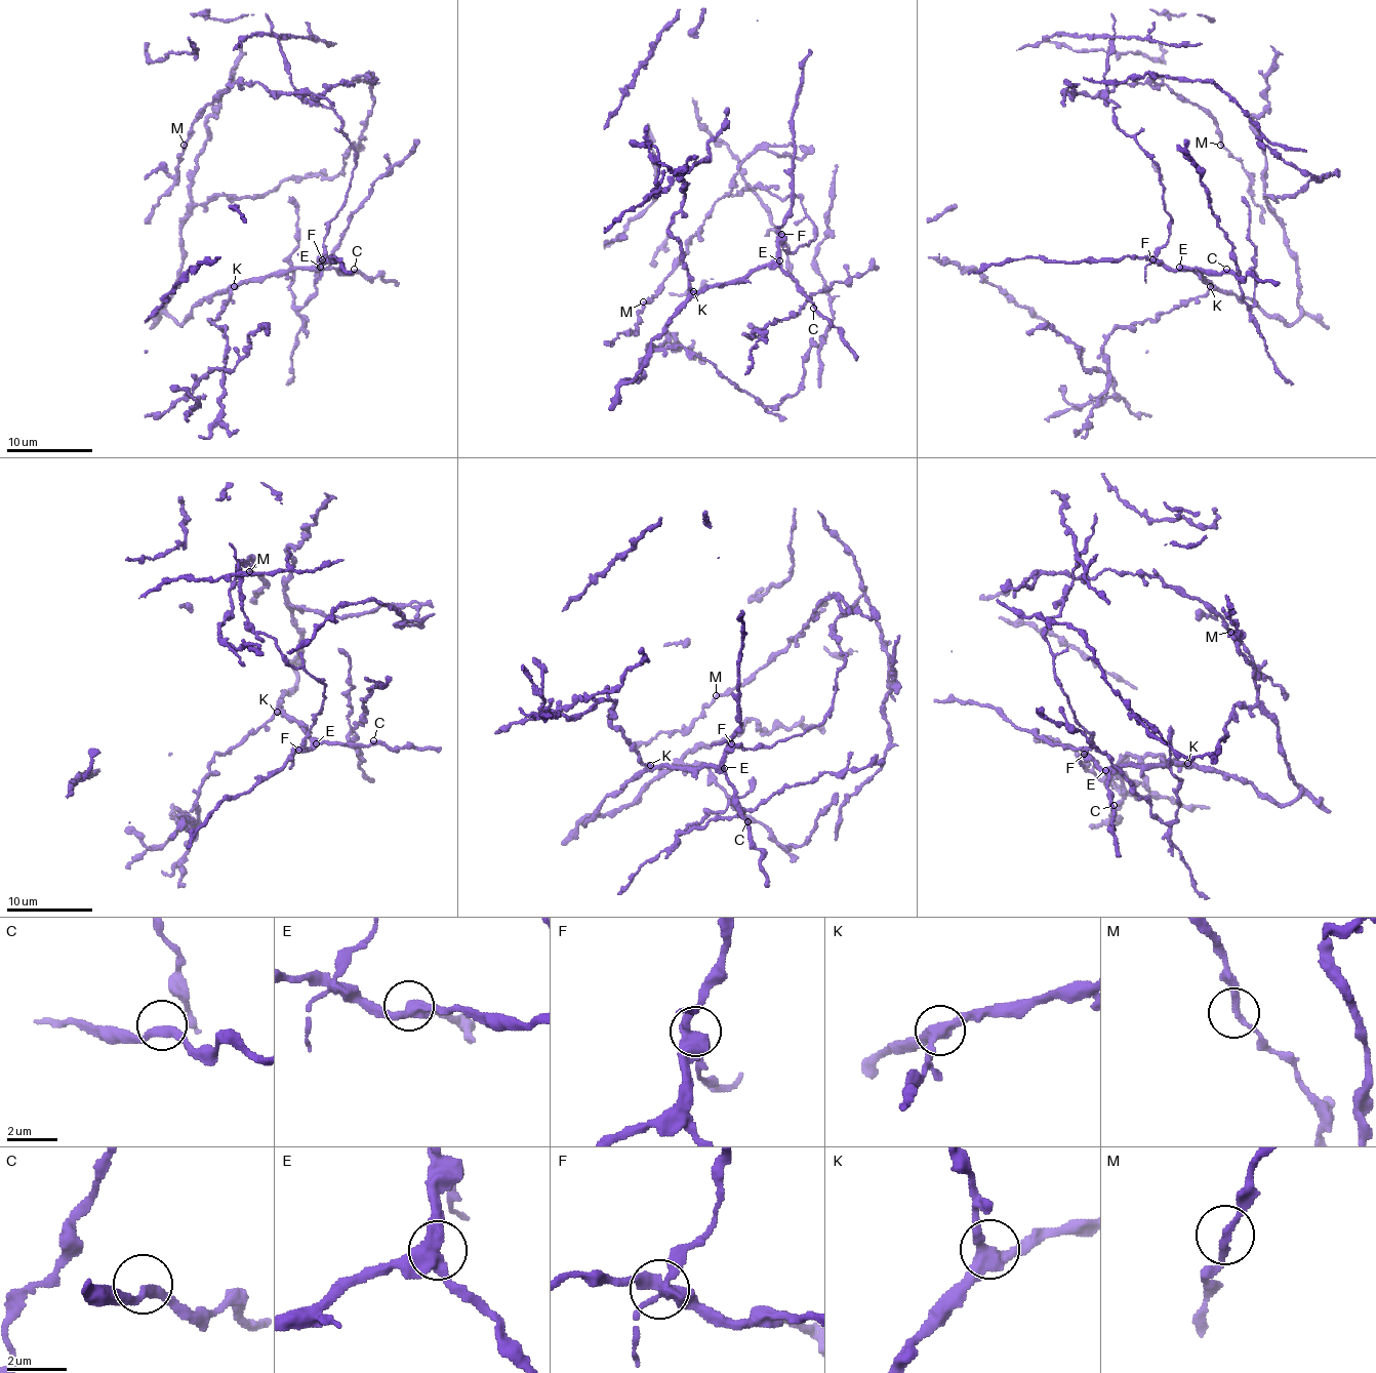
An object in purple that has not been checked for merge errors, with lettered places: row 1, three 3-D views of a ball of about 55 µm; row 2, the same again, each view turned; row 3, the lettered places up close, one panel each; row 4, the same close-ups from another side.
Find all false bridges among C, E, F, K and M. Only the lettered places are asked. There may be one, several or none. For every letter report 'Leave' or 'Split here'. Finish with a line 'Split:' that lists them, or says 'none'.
C: Leave
E: Leave
F: Split here
K: Leave
M: Leave
Split: F

